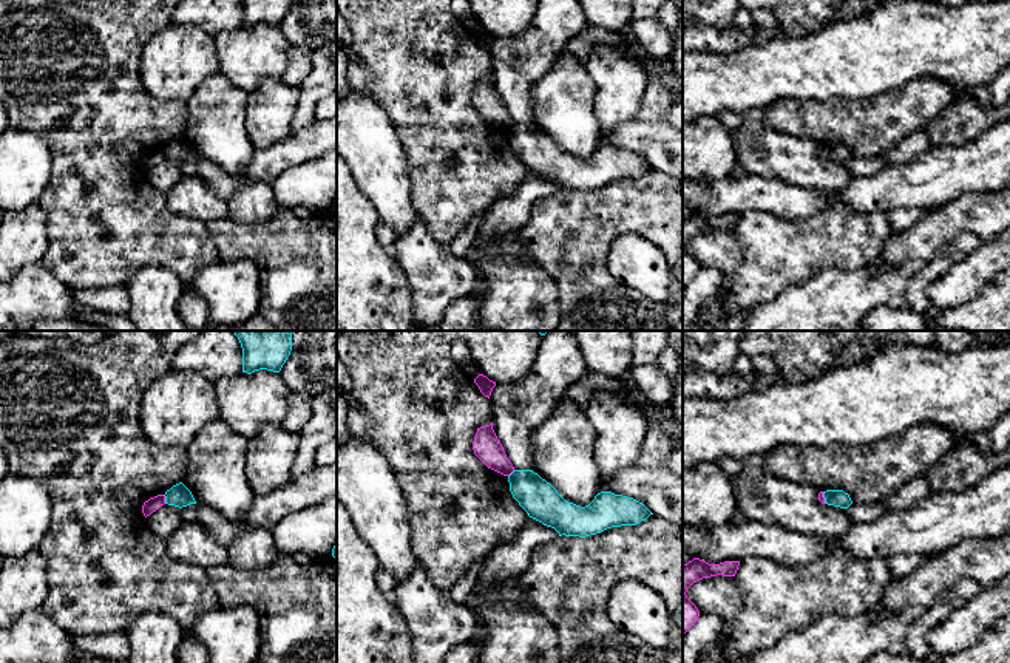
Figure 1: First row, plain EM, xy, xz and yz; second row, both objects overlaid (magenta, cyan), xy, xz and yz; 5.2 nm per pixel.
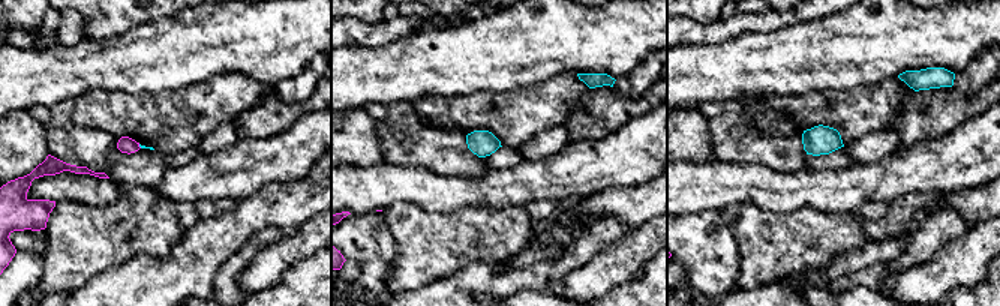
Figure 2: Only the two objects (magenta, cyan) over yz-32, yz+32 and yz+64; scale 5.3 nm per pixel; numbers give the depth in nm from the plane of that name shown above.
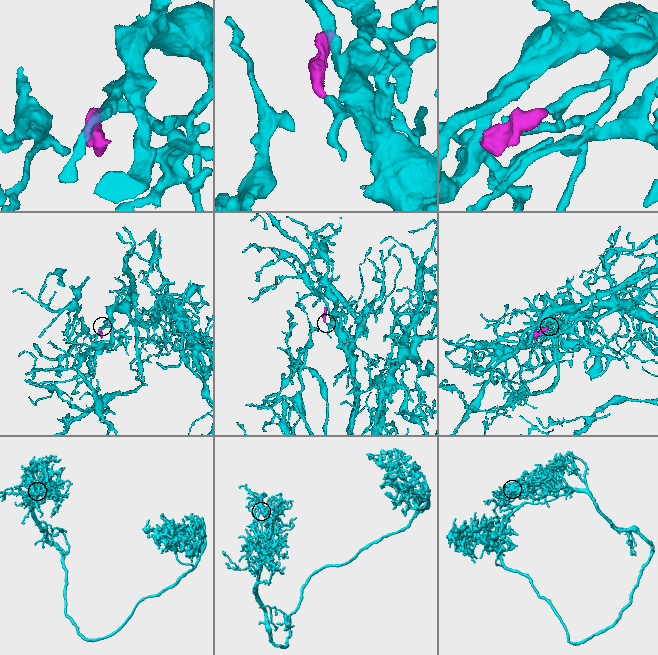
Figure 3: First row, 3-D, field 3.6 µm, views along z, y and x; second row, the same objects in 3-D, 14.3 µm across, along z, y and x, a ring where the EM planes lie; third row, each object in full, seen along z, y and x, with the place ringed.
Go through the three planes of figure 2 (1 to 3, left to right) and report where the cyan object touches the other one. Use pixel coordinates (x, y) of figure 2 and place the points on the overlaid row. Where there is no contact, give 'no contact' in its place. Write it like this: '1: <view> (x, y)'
1: yz-32 (138, 146)
2: no contact
3: no contact

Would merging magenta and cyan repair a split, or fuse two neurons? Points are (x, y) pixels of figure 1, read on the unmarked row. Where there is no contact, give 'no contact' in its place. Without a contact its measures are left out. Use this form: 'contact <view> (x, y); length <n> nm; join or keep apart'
contact xy (164, 153); length 50 nm; keep apart

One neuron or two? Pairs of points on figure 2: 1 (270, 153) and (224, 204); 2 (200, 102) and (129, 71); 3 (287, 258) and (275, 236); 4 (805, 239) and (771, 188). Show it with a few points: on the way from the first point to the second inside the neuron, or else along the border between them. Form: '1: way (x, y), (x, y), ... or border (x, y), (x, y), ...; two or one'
1: border (236, 200), (200, 198), (194, 203); two
2: border (204, 80), (177, 89), (138, 92), (135, 95); two
3: border (282, 234), (251, 263); two
4: border (753, 204), (775, 212), (802, 207), (823, 212); two

